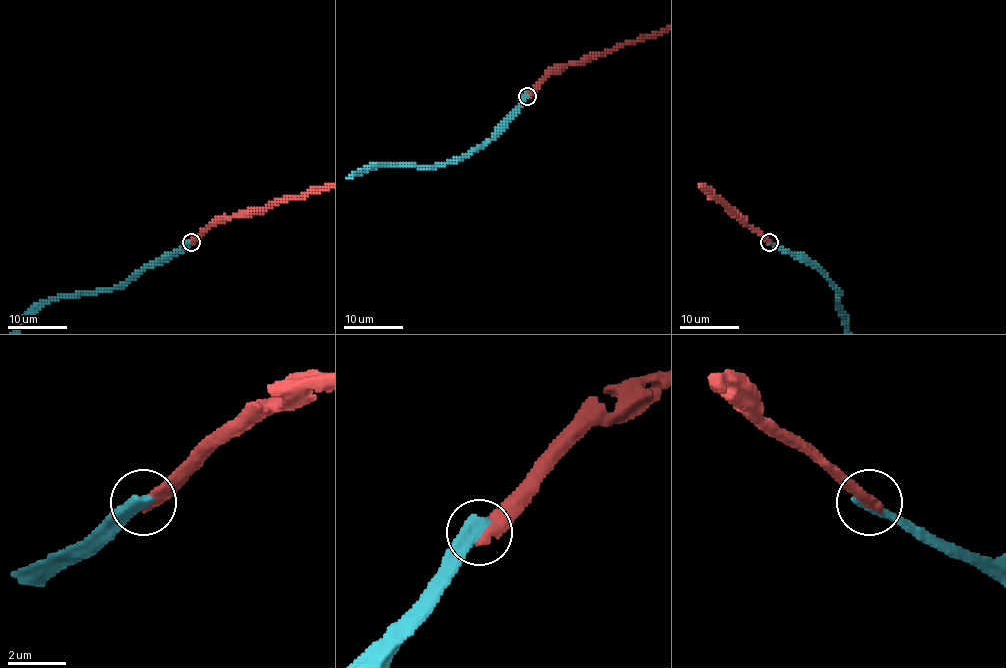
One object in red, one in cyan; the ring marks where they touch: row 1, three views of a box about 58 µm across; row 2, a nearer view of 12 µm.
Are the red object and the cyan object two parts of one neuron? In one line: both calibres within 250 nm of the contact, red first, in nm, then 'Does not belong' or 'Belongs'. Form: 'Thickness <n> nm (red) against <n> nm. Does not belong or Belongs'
Thickness 480 nm (red) against 480 nm. Does not belong

